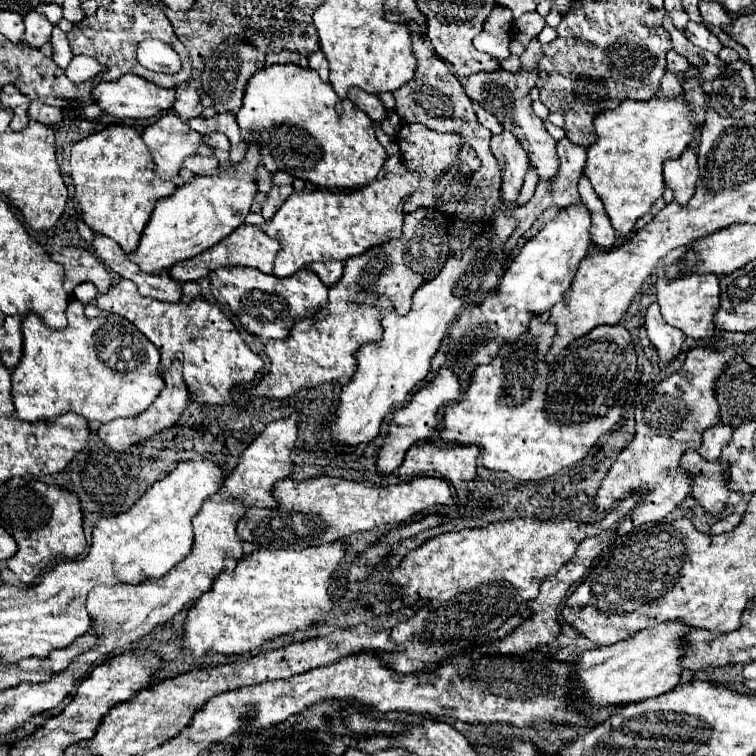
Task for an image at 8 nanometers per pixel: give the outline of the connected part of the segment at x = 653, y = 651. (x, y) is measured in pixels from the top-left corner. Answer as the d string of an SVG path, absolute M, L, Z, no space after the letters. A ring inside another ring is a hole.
M662 622L654 628L636 632L628 640L584 652L576 660L576 670L580 682L588 690L586 696L598 708L638 702L670 692L678 682L682 682L682 658L686 656L684 636L690 630L692 626L686 626L686 622Z

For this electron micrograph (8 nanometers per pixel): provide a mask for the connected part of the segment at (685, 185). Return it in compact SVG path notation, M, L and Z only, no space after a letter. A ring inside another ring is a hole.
M688 148L680 158L664 162L664 182L674 192L674 200L682 206L688 204L688 198L692 198L698 182L698 162L696 152Z

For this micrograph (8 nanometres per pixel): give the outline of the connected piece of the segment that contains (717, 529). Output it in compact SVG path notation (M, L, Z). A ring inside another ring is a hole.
M730 514L730 516L722 518L722 520L718 520L716 524L712 524L710 534L724 534L724 532L732 532L732 530L738 526L738 522L740 522L740 516L738 516L738 514Z

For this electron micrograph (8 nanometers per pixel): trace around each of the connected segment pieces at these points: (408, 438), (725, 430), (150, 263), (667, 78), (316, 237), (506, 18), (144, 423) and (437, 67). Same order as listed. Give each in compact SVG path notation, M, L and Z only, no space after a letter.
M442 366L442 368L438 370L438 374L436 374L436 378L430 380L430 382L426 382L426 386L424 386L422 390L418 390L418 392L412 396L412 400L410 400L410 404L406 404L406 408L398 408L398 410L396 410L396 418L398 418L398 420L396 420L396 424L394 424L394 430L388 430L388 432L390 432L390 434L388 434L388 440L386 440L386 444L384 444L384 446L380 448L380 452L378 452L378 470L380 470L382 474L392 474L392 472L396 472L396 468L402 464L402 460L404 460L408 448L410 448L414 442L418 442L418 440L432 440L434 434L438 432L438 430L436 430L438 412L440 412L444 406L450 406L450 404L454 404L454 402L460 402L462 394L464 394L464 388L462 388L458 376L454 374L454 370Z
M722 422L716 424L716 426L712 426L712 428L708 428L704 432L704 440L702 440L702 446L698 448L698 452L706 460L720 458L720 452L730 442L732 434L734 434L734 428L732 426L722 426Z
M250 142L246 158L240 166L220 168L212 176L200 176L194 182L180 186L172 196L160 198L152 212L150 222L146 224L138 248L128 254L128 258L140 266L142 272L160 274L166 268L172 268L180 260L194 258L196 254L218 244L222 238L232 234L250 212L254 194L256 194L256 166L260 164L260 154L256 142Z
M666 72L666 74L664 74L660 88L662 88L662 94L664 94L666 98L672 98L672 96L678 96L678 94L684 92L682 86L680 86L680 82L678 82L678 78L676 78L672 72Z
M406 170L404 174L386 174L382 180L374 180L358 190L298 190L294 192L280 210L262 226L262 230L280 242L280 250L274 262L274 276L286 278L292 276L306 264L326 262L326 260L348 260L362 254L374 244L388 242L392 238L402 238L402 220L404 220L404 202L414 194L418 186L418 174Z
M494 6L494 10L490 12L486 26L482 28L482 32L474 38L474 46L480 52L488 52L494 58L510 58L510 40L512 40L512 14L510 10L502 8L502 6Z
M182 354L176 356L176 360L172 362L172 366L164 372L164 382L166 382L166 388L158 394L158 398L148 406L148 410L144 410L142 414L134 416L134 418L116 418L112 422L106 422L98 428L98 436L102 438L102 442L106 442L112 450L118 450L118 452L128 452L132 444L138 444L146 438L150 438L152 434L160 432L160 430L166 430L170 428L182 414L182 410L186 408L188 404L188 386L182 378Z
M410 22L410 30L412 30L412 44L414 44L414 54L416 54L418 66L416 66L414 78L410 82L406 82L406 86L400 86L398 90L392 92L394 100L396 100L396 106L394 106L396 114L404 122L420 122L434 132L460 134L460 138L476 150L478 158L486 158L490 154L492 132L478 122L476 112L472 108L472 100L464 94L464 88L458 82L458 78L452 74L450 64L442 62L442 58L438 58L434 54L432 46L418 32L416 22Z

